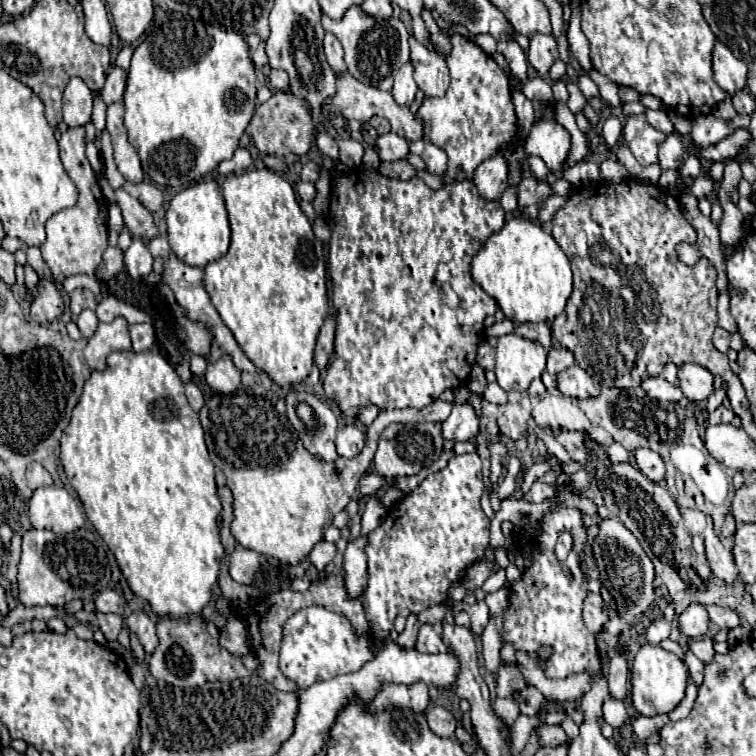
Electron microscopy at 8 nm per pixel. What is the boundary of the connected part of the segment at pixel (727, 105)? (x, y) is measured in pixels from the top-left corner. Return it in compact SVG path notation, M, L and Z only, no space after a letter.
M726 97L724 103L720 103L720 105L714 109L714 117L724 119L724 121L730 121L730 119L736 117L736 109L732 107L732 99L730 99L730 97Z

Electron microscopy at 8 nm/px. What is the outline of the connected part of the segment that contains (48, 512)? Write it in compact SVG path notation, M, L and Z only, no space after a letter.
M56 485L34 491L28 515L34 529L50 529L52 533L74 533L86 523L80 503Z

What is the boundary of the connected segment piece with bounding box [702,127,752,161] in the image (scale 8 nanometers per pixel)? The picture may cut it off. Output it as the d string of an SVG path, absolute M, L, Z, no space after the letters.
M740 127L732 135L728 135L726 139L722 139L720 143L716 143L716 145L712 145L708 149L702 149L702 157L710 159L710 161L728 161L736 153L746 149L750 139L752 139L750 131L746 127Z

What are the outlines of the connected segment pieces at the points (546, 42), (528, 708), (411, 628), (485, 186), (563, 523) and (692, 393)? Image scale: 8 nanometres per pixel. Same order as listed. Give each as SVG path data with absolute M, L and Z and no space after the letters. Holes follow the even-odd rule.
M534 35L530 39L530 49L526 51L530 65L540 73L540 77L548 79L548 71L558 59L558 47L552 35Z
M524 687L518 695L518 703L520 703L520 711L524 715L538 715L540 709L542 709L542 703L544 703L544 695L536 689L536 687Z
M410 615L406 621L408 621L408 623L406 623L406 629L398 635L396 643L398 643L400 647L404 647L404 649L414 649L416 635L418 635L418 629L420 629L420 623L418 623L416 615Z
M494 155L492 159L480 163L472 181L484 199L498 201L508 187L508 161L504 155Z
M552 509L540 523L540 535L534 539L534 561L528 569L524 569L520 581L510 583L510 605L506 609L506 621L504 621L504 643L514 643L516 649L522 649L534 657L546 677L562 679L572 673L586 671L588 663L598 655L594 635L584 627L584 621L580 619L580 603L584 601L584 595L588 589L584 587L584 573L578 563L578 553L584 549L586 543L586 527L582 525L582 513L578 509ZM562 531L570 531L574 545L568 553L568 571L570 577L562 571L560 561L556 559L554 545L558 541L558 535ZM540 645L552 645L554 655L550 659L540 659L536 655L536 649Z
M682 363L678 367L678 379L680 379L682 393L690 401L708 399L714 391L712 373L708 369L704 369L702 365L698 365L698 363Z

